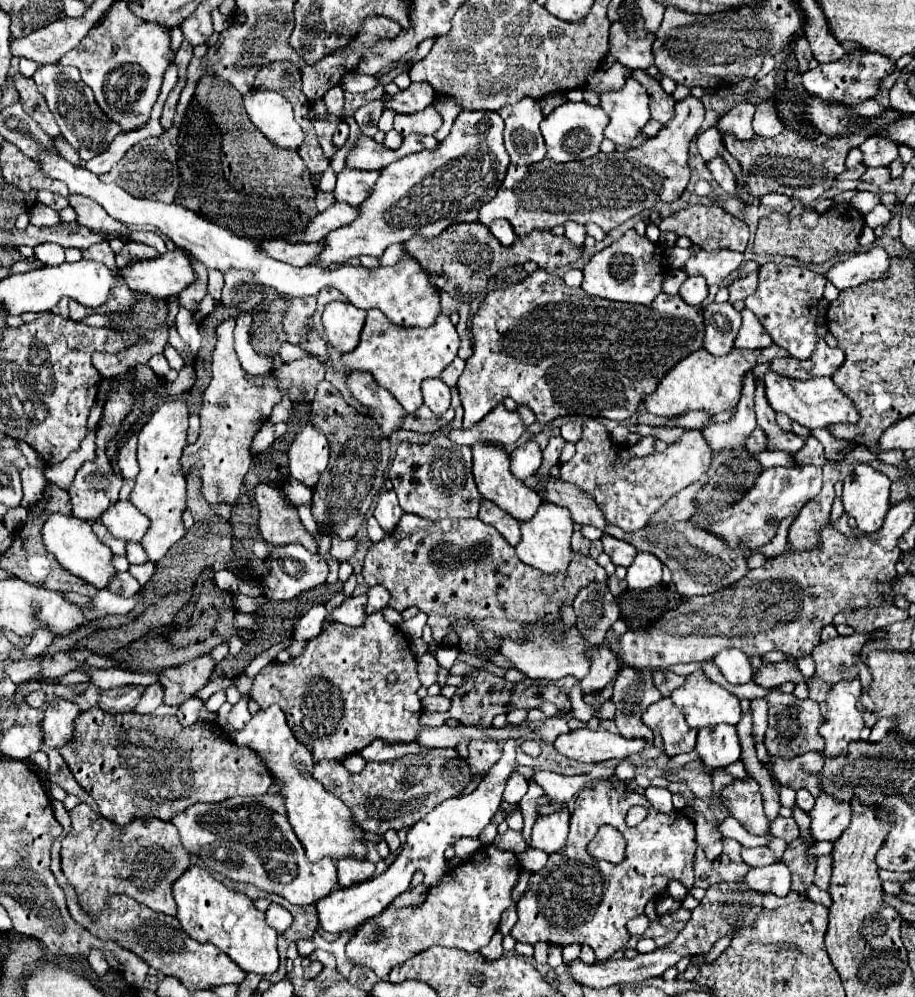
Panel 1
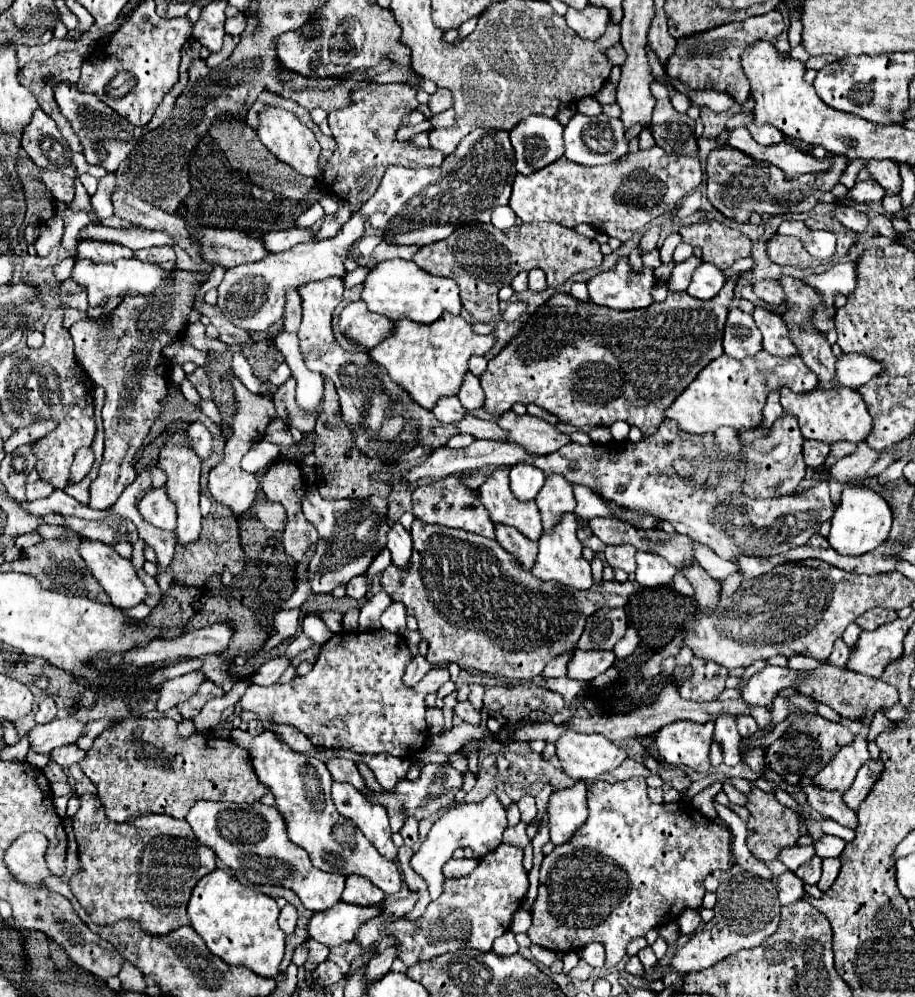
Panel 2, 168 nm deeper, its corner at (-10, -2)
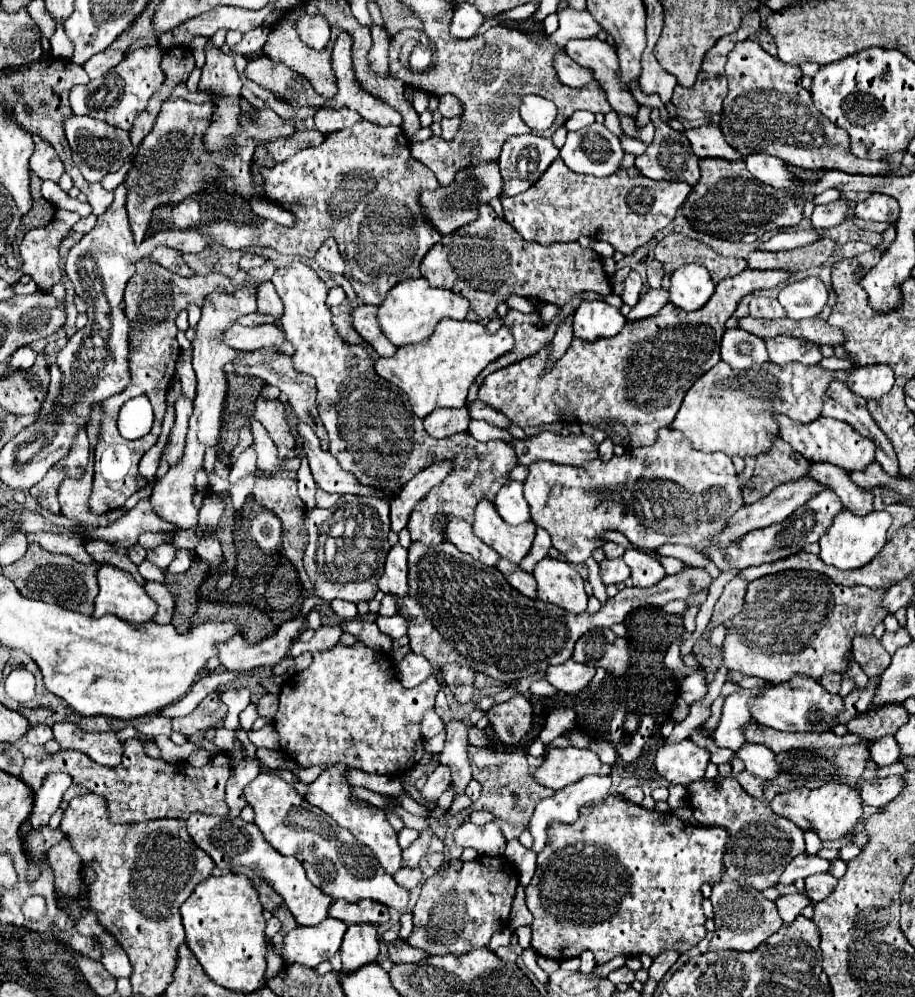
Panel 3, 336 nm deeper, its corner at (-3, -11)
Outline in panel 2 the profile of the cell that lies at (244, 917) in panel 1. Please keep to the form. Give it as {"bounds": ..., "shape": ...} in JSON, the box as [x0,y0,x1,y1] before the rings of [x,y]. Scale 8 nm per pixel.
{"bounds":[187,868,285,978],"shape":[[[217,868],[203,876],[193,888],[187,914],[193,930],[205,940],[209,952],[219,956],[223,962],[249,968],[265,978],[275,978],[279,974],[279,964],[285,950],[285,932],[277,926],[279,908],[275,898],[269,894],[253,886],[243,886],[235,876]]]}

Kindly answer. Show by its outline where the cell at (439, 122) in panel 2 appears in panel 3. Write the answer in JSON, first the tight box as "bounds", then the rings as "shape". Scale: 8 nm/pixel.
{"bounds":[440,117,460,141],"shape":[[[454,117],[454,119],[442,119],[440,125],[442,125],[442,133],[440,133],[440,137],[446,139],[446,141],[452,141],[452,137],[454,137],[456,131],[458,131],[460,117]]]}

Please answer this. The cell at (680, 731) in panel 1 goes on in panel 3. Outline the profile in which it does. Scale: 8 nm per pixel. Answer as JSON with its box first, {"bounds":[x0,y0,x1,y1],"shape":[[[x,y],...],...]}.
{"bounds":[656,739,710,785],"shape":[[[692,739],[664,743],[656,753],[656,771],[672,785],[690,785],[704,779],[710,751],[698,747]]]}

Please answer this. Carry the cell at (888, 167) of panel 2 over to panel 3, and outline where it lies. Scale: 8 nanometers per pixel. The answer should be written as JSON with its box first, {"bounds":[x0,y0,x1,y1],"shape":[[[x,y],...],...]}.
{"bounds":[854,193,898,221],"shape":[[[870,193],[868,199],[858,203],[854,207],[854,215],[860,219],[872,219],[872,221],[896,221],[898,217],[898,201],[894,197],[888,197],[884,193]]]}

